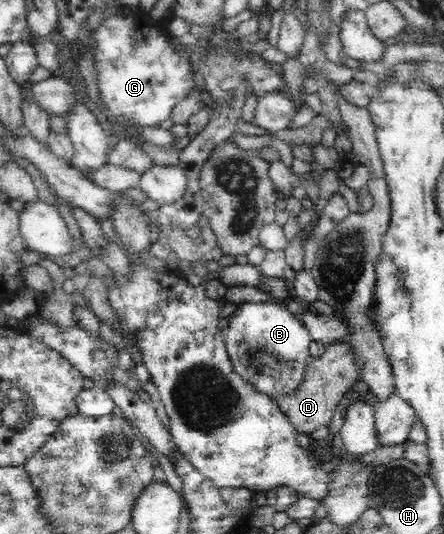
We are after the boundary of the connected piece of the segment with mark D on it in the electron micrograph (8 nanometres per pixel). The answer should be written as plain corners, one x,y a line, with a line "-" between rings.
344,341
330,343
320,358
311,358
304,368
301,382
291,392
272,394
272,400
280,412
288,417
296,432
310,436
320,426
330,424
332,413
337,406
344,405
351,393
352,386
359,381
358,369
354,363
354,349

